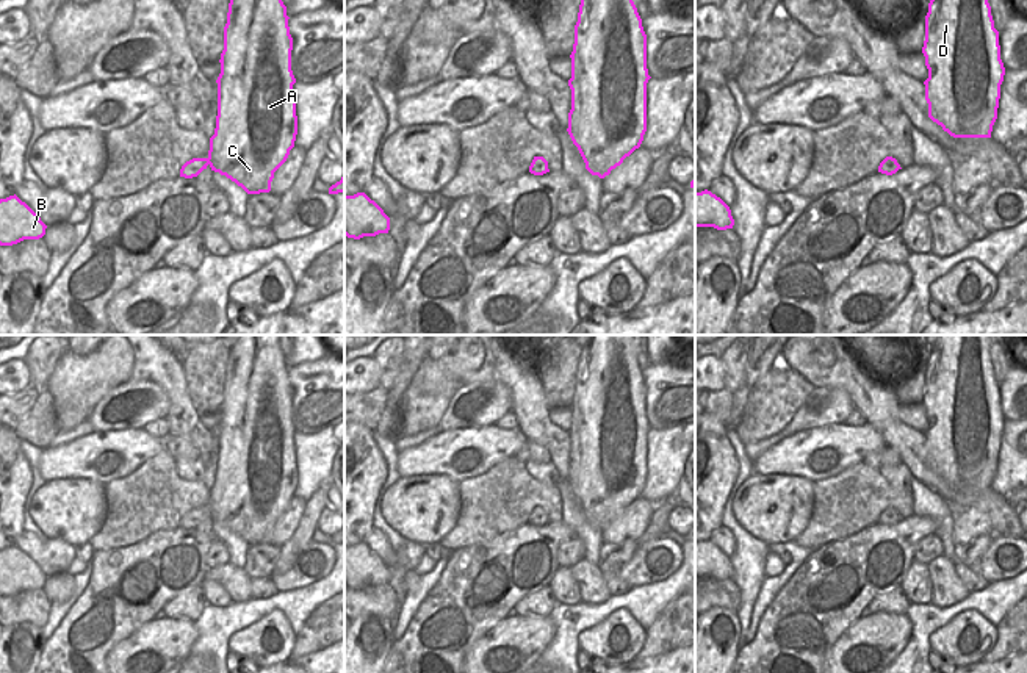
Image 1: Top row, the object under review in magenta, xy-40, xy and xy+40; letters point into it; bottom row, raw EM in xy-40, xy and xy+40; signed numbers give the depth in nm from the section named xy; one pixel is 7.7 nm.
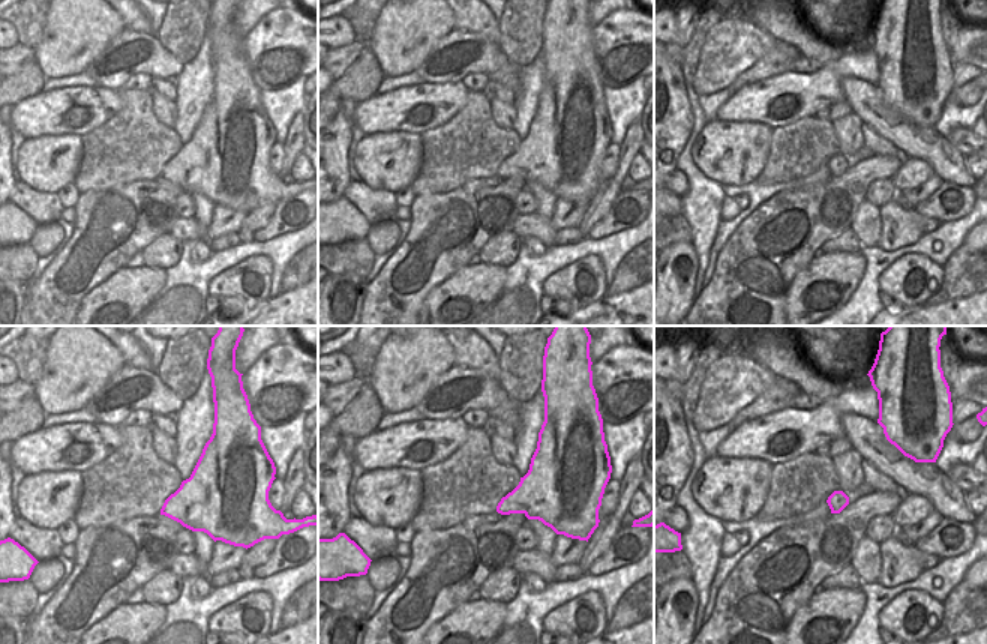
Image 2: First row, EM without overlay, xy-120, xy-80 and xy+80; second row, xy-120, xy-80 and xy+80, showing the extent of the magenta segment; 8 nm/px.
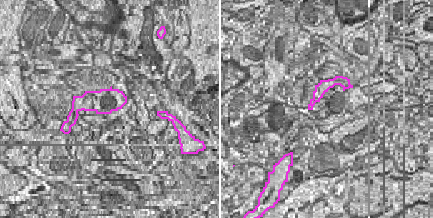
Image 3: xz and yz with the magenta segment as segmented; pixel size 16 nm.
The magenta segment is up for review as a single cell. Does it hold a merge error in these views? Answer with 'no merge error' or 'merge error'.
no merge error

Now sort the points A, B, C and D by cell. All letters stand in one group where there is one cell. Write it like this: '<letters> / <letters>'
A B C D

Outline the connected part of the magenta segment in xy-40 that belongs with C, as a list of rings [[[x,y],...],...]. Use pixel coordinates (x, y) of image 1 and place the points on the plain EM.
[[[240,335],[230,349],[218,434],[218,466],[207,509],[193,509],[180,527],[197,527],[208,516],[247,545],[271,542],[274,523],[286,512],[297,485],[291,421],[293,388],[279,335]]]

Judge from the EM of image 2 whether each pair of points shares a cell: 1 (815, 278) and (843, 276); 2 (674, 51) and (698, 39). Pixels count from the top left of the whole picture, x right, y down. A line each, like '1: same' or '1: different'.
1: same
2: different

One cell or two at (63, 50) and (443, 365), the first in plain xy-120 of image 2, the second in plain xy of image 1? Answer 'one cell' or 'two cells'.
one cell

